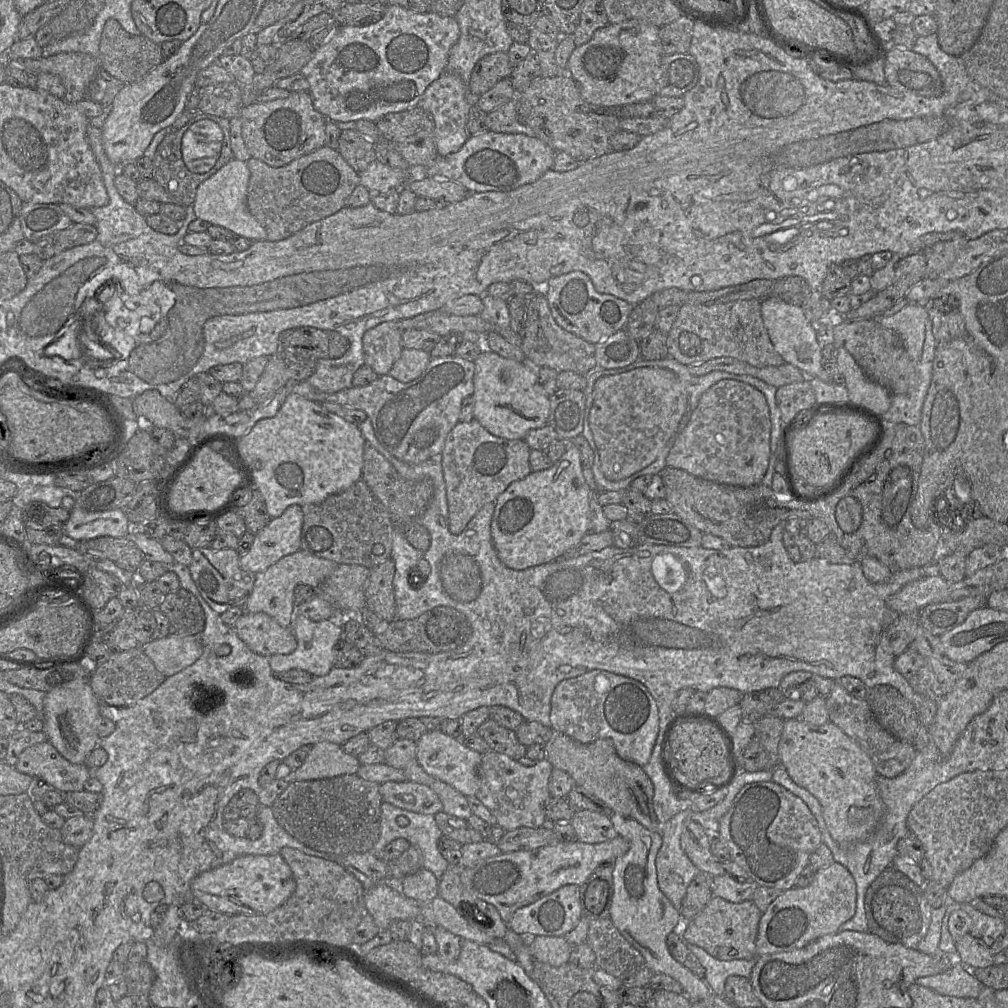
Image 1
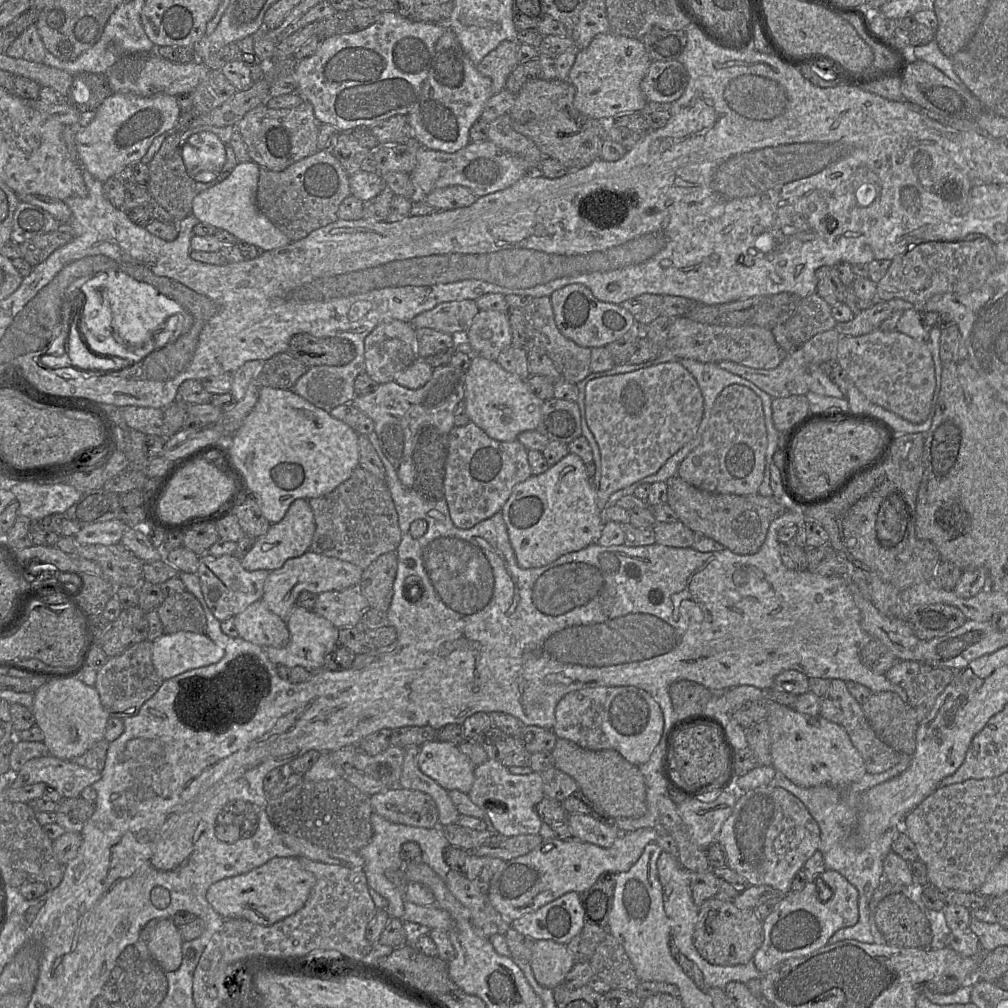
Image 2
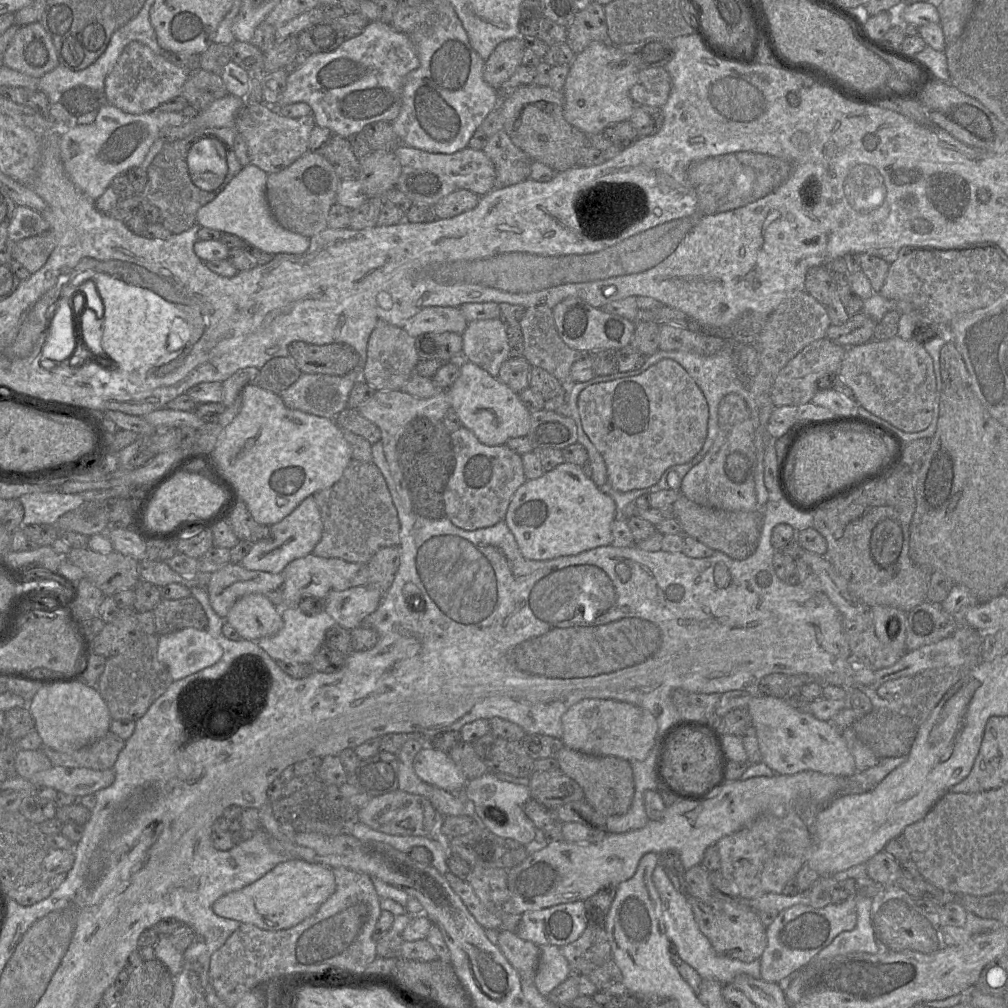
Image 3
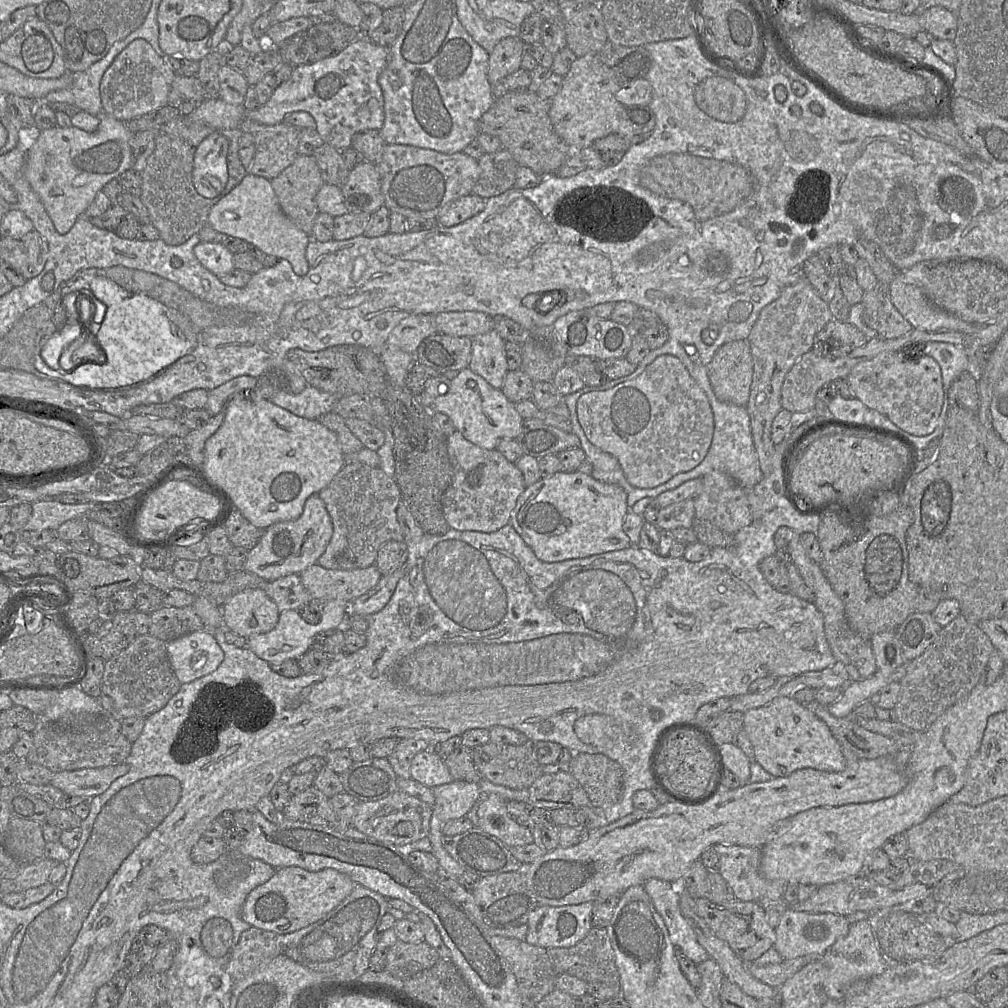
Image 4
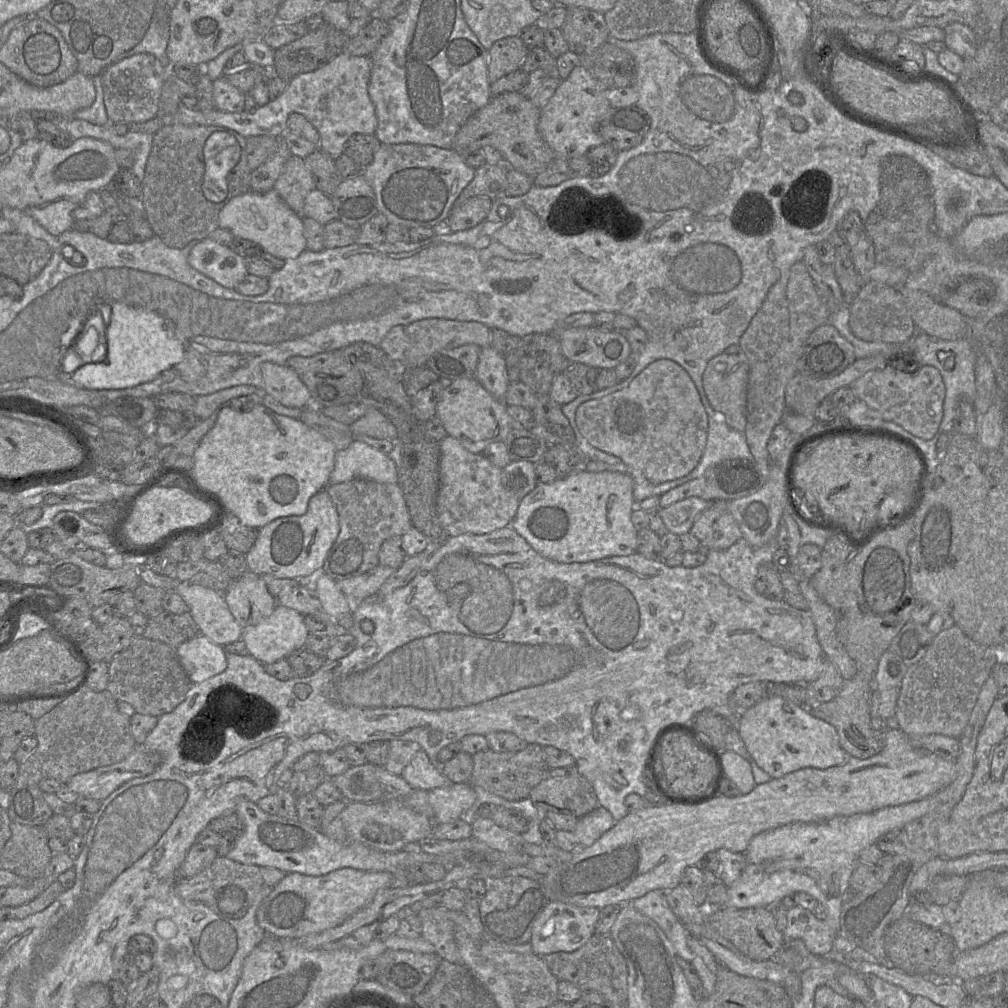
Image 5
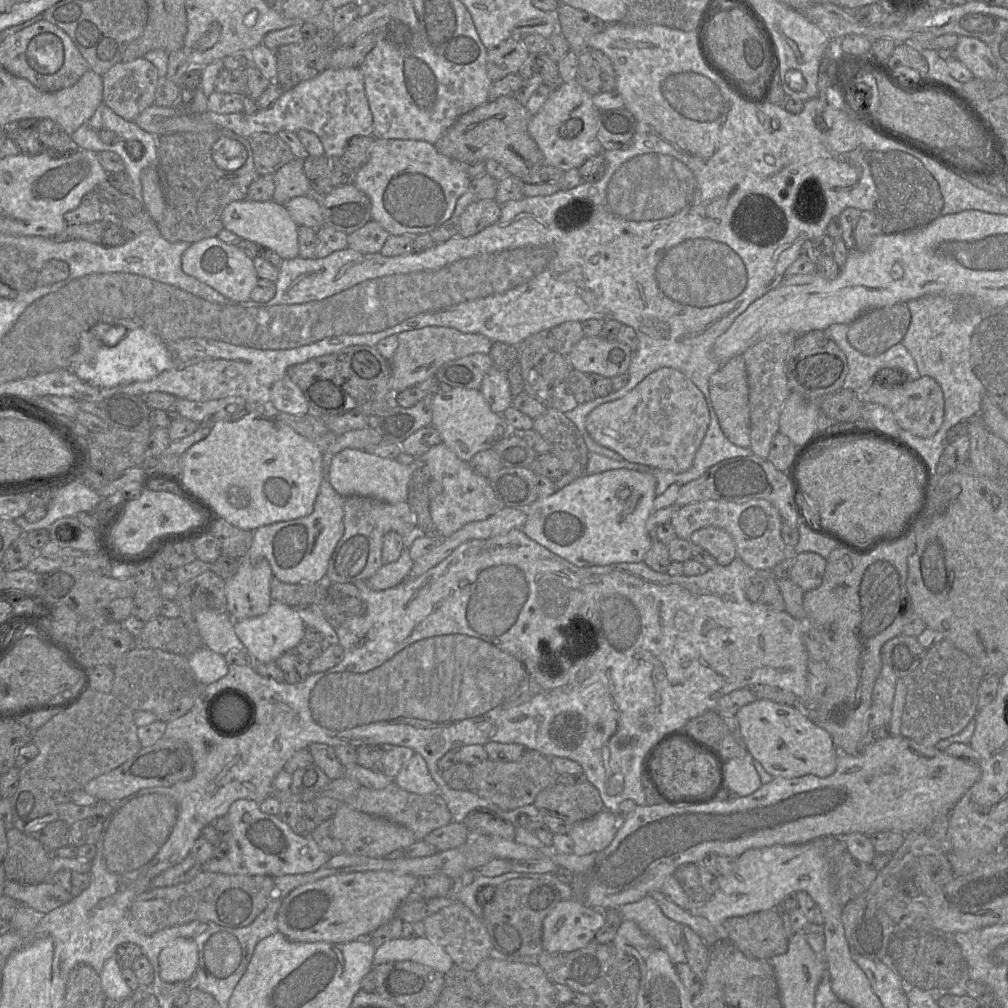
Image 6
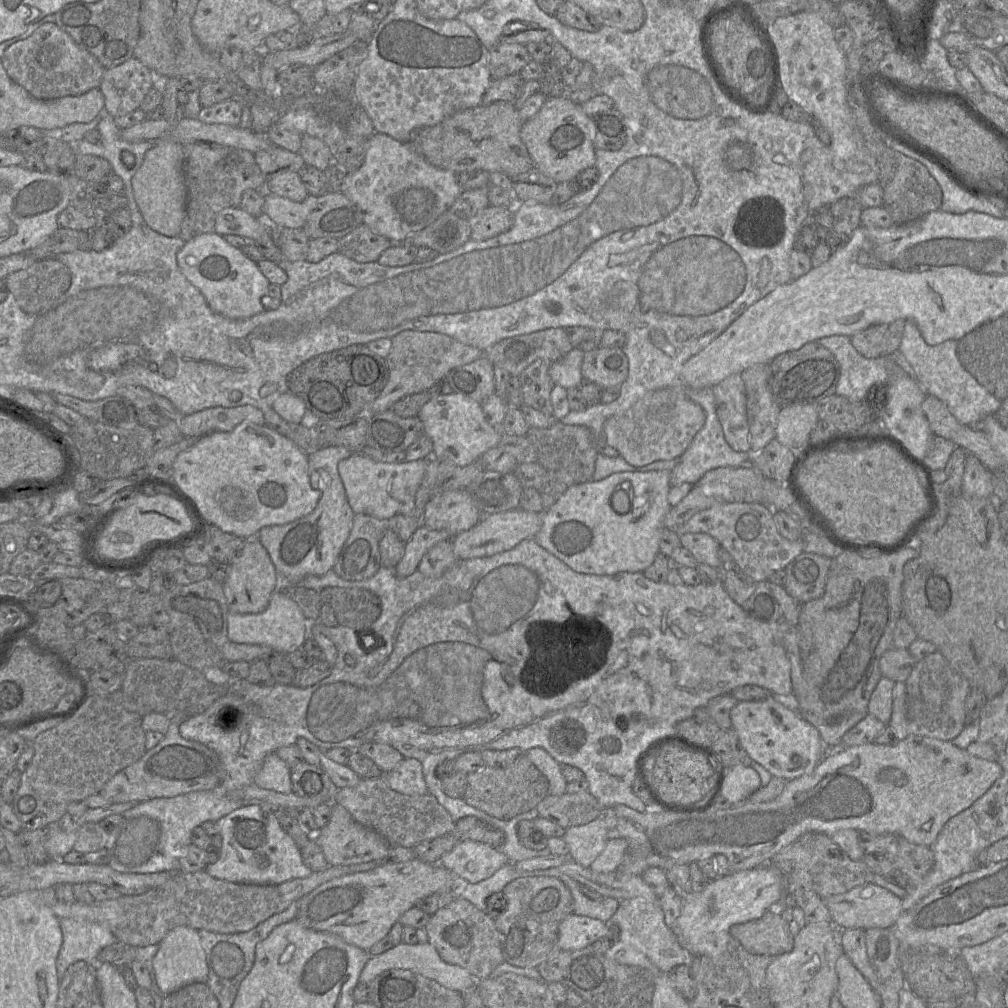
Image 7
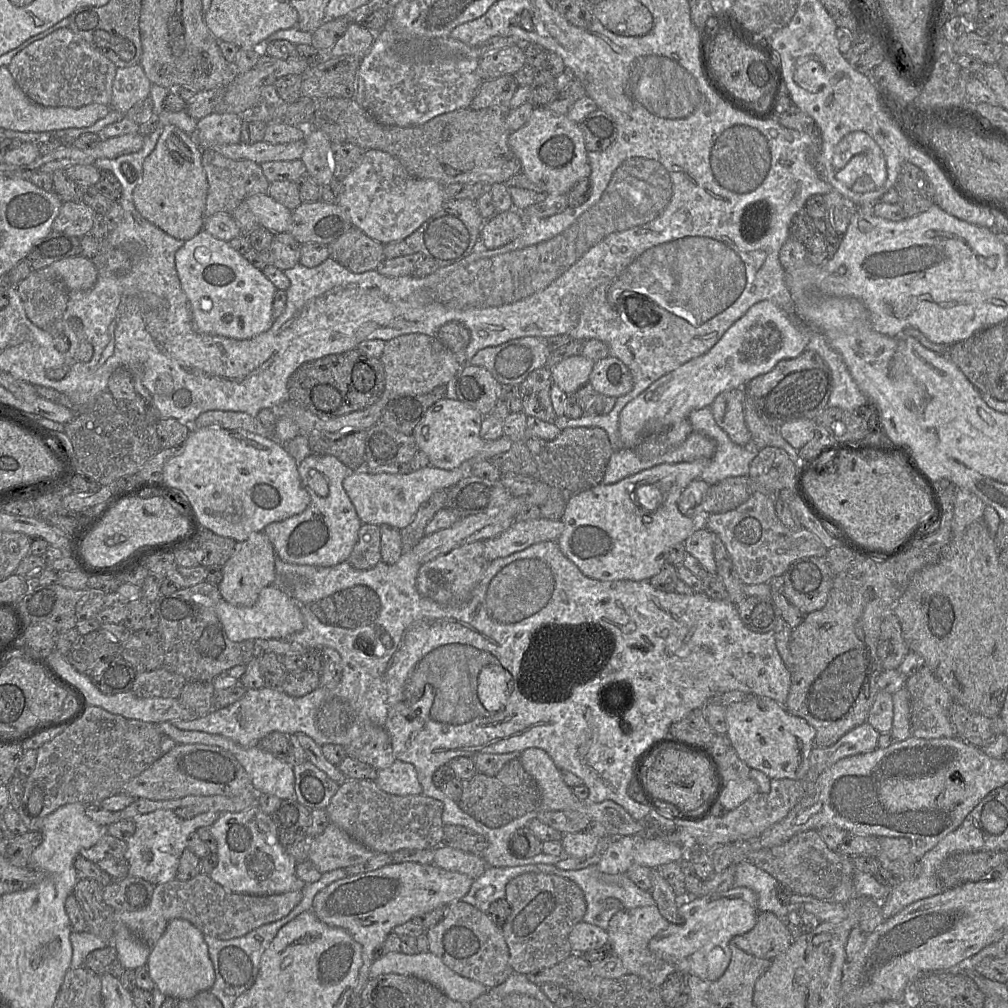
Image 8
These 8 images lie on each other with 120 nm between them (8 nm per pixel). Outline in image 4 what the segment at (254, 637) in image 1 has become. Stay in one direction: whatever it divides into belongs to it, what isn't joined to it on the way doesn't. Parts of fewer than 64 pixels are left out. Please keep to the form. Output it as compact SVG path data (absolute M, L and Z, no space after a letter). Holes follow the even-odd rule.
M261 588L238 592L221 608L225 629L246 639L274 629L280 615L276 603Z

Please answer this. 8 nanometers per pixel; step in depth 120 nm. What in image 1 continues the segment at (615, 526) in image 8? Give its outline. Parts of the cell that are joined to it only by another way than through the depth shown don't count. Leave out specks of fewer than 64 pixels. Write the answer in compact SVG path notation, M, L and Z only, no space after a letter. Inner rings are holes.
M568 442L565 453L550 468L531 471L526 477L512 482L497 497L491 520L491 536L503 564L514 570L524 570L551 563L578 545L591 532L589 508L594 491L586 483L582 470L581 452L572 442Z

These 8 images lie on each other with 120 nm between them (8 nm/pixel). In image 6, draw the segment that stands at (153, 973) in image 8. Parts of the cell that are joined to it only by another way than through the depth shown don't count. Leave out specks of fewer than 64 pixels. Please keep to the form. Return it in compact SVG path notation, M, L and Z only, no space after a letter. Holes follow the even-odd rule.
M177 938L158 956L160 977L167 983L190 979L198 965L197 945L192 939Z

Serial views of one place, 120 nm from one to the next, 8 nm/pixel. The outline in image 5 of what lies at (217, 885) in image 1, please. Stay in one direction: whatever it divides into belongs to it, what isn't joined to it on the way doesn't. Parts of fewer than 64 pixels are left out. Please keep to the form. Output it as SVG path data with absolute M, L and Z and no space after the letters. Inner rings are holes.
M342 868L323 876L287 873L259 905L256 918L268 937L298 939L342 924L368 906L379 890L393 887L393 875Z

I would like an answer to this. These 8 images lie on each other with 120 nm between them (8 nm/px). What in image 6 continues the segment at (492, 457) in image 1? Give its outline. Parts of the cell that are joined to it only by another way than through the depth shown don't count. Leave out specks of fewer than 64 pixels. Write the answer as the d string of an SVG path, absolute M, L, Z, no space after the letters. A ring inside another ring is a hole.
M442 442L416 459L420 459L429 472L430 512L440 539L450 537L465 525L485 520L504 508L489 479L473 471L468 462L459 459Z

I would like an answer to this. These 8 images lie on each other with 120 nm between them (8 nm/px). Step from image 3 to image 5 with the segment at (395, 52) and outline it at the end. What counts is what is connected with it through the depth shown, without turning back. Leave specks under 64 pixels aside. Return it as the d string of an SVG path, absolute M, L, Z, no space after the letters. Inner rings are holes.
M344 52L315 71L300 74L293 78L284 92L266 105L254 110L224 112L218 109L200 111L179 109L169 116L160 116L162 124L187 126L220 126L231 129L244 138L251 136L282 136L288 130L287 121L291 114L302 114L320 135L319 148L332 157L344 151L344 145L355 133L375 134L377 116L374 104L368 93L372 63L369 56L351 56Z

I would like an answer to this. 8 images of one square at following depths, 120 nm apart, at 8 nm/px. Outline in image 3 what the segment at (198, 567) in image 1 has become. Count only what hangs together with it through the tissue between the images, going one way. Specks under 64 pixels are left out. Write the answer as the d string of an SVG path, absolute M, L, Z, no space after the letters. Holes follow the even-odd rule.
M229 562L211 573L207 584L209 601L223 619L241 597L259 593L275 606L284 607L285 582L281 573L248 570L239 563Z

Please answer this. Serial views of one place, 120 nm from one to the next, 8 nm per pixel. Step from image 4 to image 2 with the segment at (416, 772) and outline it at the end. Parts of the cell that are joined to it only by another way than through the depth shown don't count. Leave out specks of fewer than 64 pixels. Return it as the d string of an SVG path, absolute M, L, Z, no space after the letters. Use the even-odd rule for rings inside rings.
M433 740L420 746L420 770L447 791L469 793L474 782L476 766L457 745Z

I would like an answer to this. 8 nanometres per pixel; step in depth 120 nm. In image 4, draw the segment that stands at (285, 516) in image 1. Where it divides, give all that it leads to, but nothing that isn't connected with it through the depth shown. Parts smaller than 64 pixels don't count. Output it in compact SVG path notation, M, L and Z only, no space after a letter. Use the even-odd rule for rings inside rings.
M312 494L305 502L303 513L296 520L277 522L267 529L256 546L248 551L244 570L266 581L276 580L289 574L300 574L317 563L325 552L333 534L333 523L324 501Z

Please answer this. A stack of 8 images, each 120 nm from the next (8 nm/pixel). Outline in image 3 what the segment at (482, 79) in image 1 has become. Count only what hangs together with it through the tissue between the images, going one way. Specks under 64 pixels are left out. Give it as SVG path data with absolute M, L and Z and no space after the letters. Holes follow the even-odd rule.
M522 37L507 39L499 43L487 60L483 69L484 80L494 89L513 75L522 65L525 45Z

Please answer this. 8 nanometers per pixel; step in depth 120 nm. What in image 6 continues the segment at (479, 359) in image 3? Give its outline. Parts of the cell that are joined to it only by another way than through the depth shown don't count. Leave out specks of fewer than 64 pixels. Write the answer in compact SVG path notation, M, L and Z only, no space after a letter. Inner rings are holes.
M492 366L484 376L480 392L492 412L501 415L512 406L513 395L507 378L507 372Z

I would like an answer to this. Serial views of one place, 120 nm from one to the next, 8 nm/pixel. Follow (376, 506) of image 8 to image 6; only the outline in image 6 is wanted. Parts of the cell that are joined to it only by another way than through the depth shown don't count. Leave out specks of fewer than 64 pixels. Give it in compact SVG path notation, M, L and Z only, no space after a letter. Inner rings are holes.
M344 449L331 460L329 481L342 497L365 496L388 503L407 502L410 467L396 459L386 459L364 450Z

